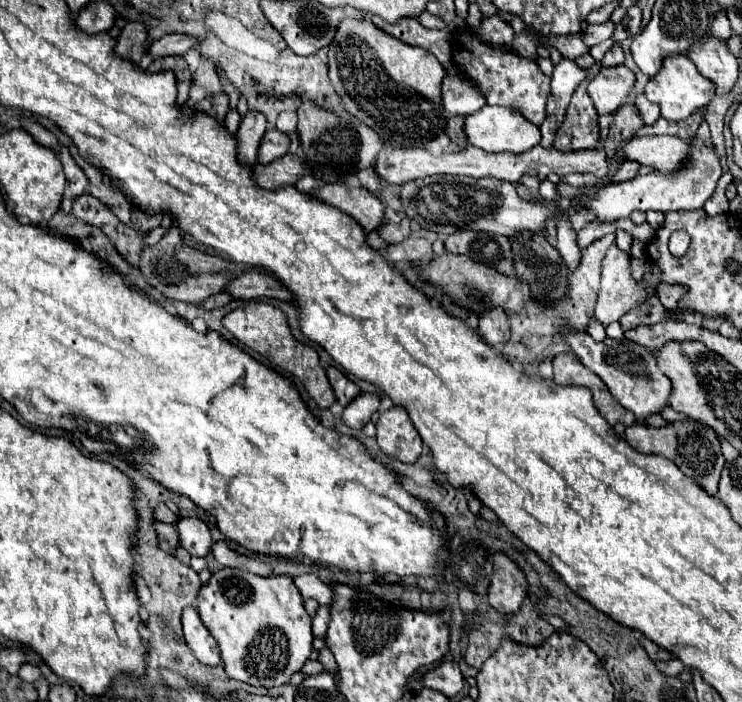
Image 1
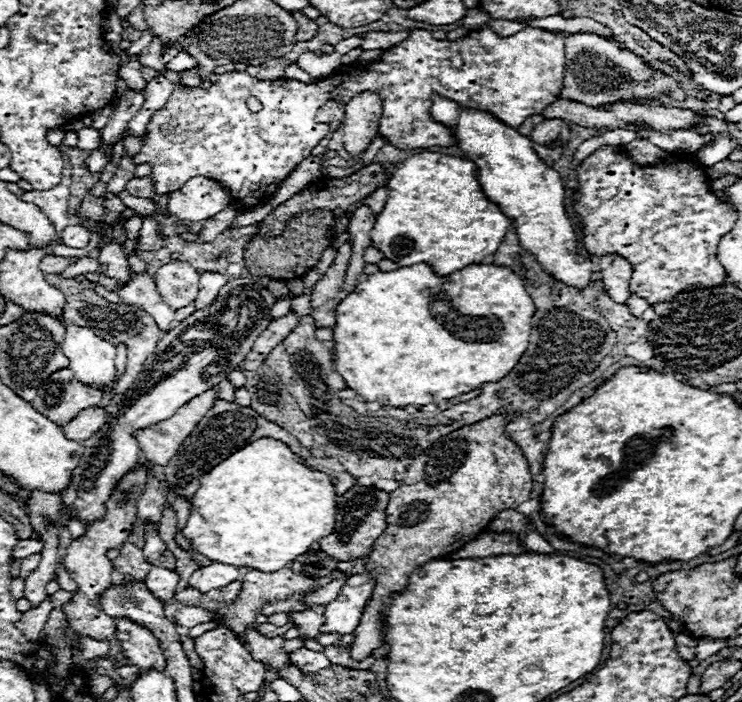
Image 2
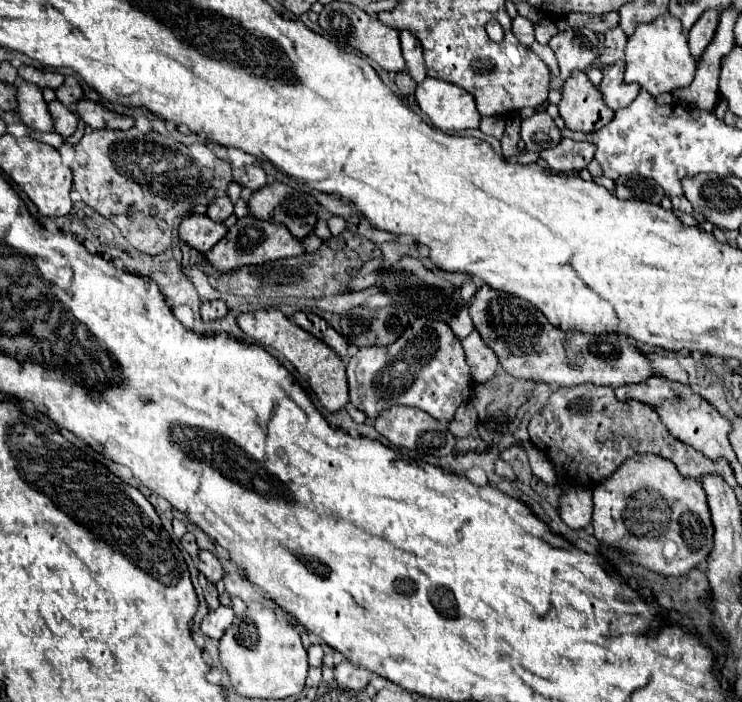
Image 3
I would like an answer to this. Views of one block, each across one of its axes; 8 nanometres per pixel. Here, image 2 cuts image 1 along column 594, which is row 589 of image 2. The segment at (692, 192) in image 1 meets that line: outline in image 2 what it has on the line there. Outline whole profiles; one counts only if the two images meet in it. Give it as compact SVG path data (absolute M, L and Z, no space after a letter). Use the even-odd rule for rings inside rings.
M212 562L210 566L204 566L204 568L198 568L190 580L188 580L188 586L190 588L196 588L200 590L202 594L208 592L208 590L216 590L216 588L224 588L228 586L230 582L238 580L240 572L238 568L234 568L232 564L218 564L218 562Z

